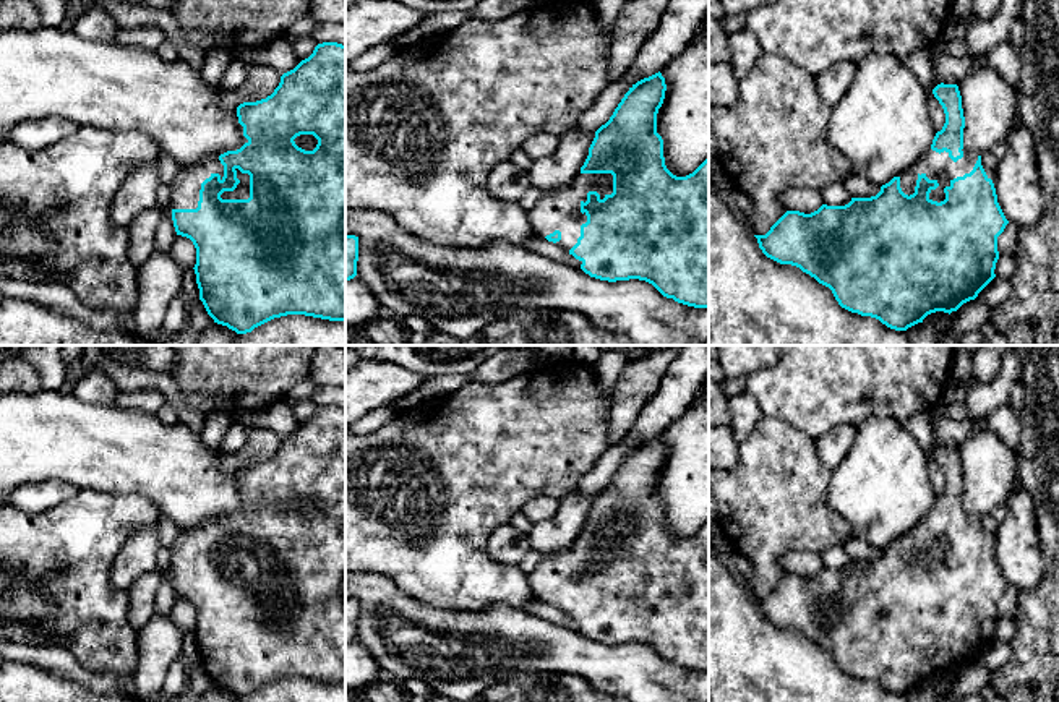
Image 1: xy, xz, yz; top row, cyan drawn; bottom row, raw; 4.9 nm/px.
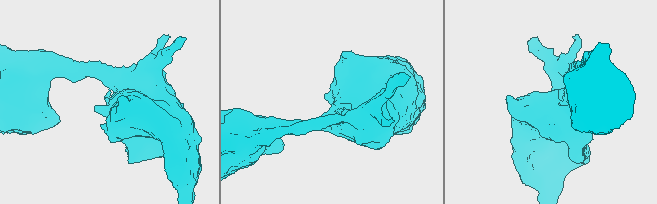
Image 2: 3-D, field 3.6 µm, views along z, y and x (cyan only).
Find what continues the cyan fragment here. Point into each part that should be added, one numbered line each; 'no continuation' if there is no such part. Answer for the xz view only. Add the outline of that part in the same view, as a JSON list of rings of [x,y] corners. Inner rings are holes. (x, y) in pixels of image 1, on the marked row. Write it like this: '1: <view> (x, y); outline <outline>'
1: xz (560, 209); outline [[[579,172],[560,191],[542,191],[538,203],[527,211],[535,235],[545,238],[555,230],[560,230],[561,240],[556,245],[569,251],[581,237],[581,225],[587,222],[585,212],[581,212],[581,203],[587,201],[589,191],[597,191],[600,199],[611,195],[613,175]]]

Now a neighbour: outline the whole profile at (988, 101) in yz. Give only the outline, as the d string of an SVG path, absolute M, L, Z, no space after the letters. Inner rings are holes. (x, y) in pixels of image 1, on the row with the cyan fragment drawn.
M971 55L975 66L957 84L962 96L962 109L965 117L963 148L980 156L986 151L1001 149L1012 130L1017 117L1015 89L994 68L983 66L980 58L983 55Z

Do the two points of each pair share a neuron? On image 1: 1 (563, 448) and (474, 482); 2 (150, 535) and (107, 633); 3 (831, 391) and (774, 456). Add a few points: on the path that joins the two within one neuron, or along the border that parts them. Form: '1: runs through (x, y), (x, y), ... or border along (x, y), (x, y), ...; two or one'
1: runs through (540, 448), (508, 448), (497, 459); one
2: border along (120, 552), (112, 566), (111, 582), (125, 590); two
3: border along (764, 414), (788, 422), (814, 440); two

